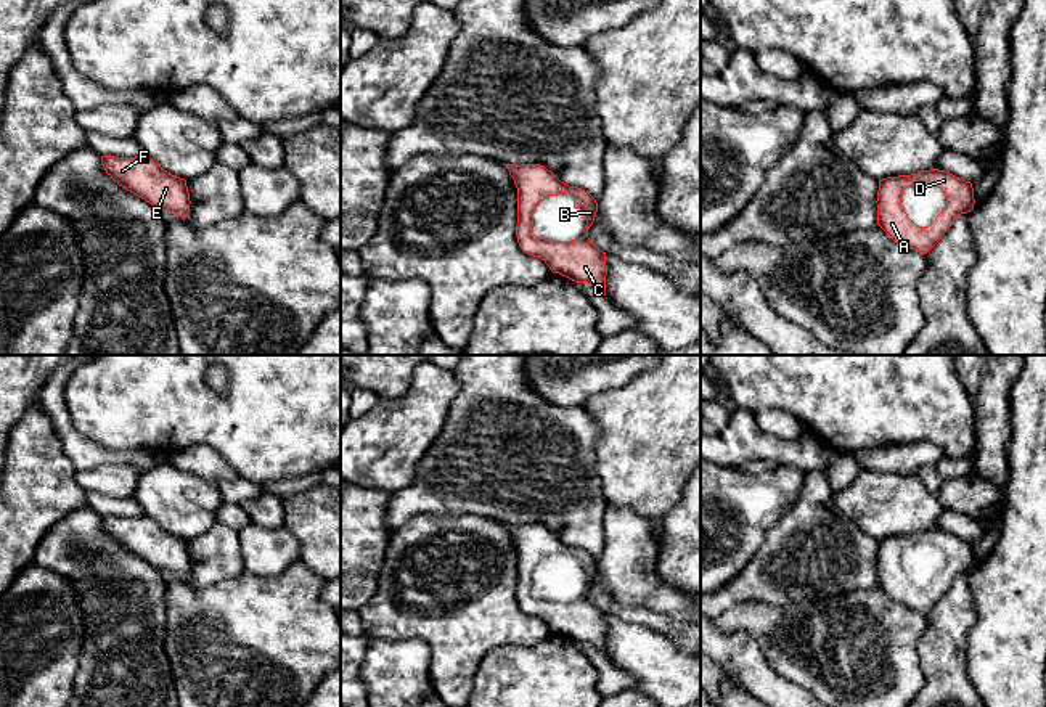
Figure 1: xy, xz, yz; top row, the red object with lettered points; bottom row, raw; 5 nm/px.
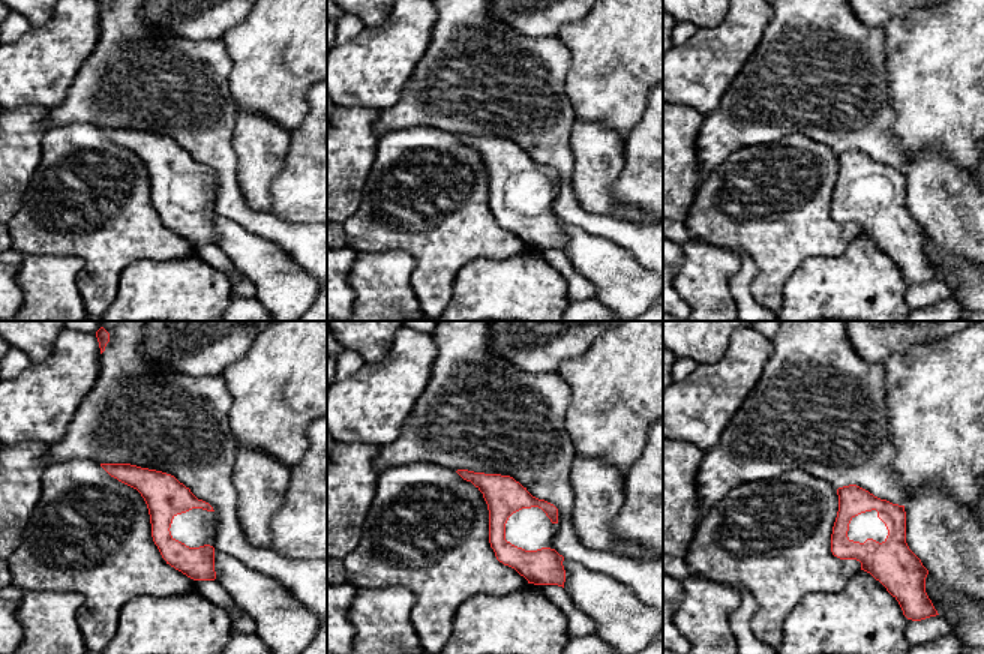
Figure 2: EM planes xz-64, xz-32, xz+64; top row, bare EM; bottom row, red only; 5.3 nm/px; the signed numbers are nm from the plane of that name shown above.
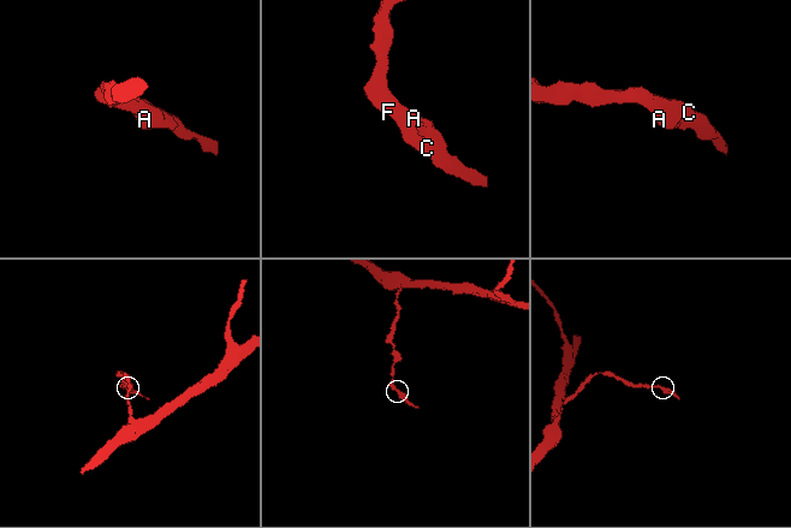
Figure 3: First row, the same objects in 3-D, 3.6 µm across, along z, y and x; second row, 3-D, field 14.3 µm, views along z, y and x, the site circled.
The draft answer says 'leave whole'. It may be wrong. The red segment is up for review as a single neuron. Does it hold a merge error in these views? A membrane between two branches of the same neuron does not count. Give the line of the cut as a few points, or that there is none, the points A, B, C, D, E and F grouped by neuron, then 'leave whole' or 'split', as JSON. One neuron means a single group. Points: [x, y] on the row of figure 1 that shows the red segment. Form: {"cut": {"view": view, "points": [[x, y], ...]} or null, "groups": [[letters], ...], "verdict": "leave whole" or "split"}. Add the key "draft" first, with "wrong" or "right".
{"draft": "right", "cut": null, "groups": [["A", "B", "C", "D", "E", "F"]], "verdict": "leave whole"}

